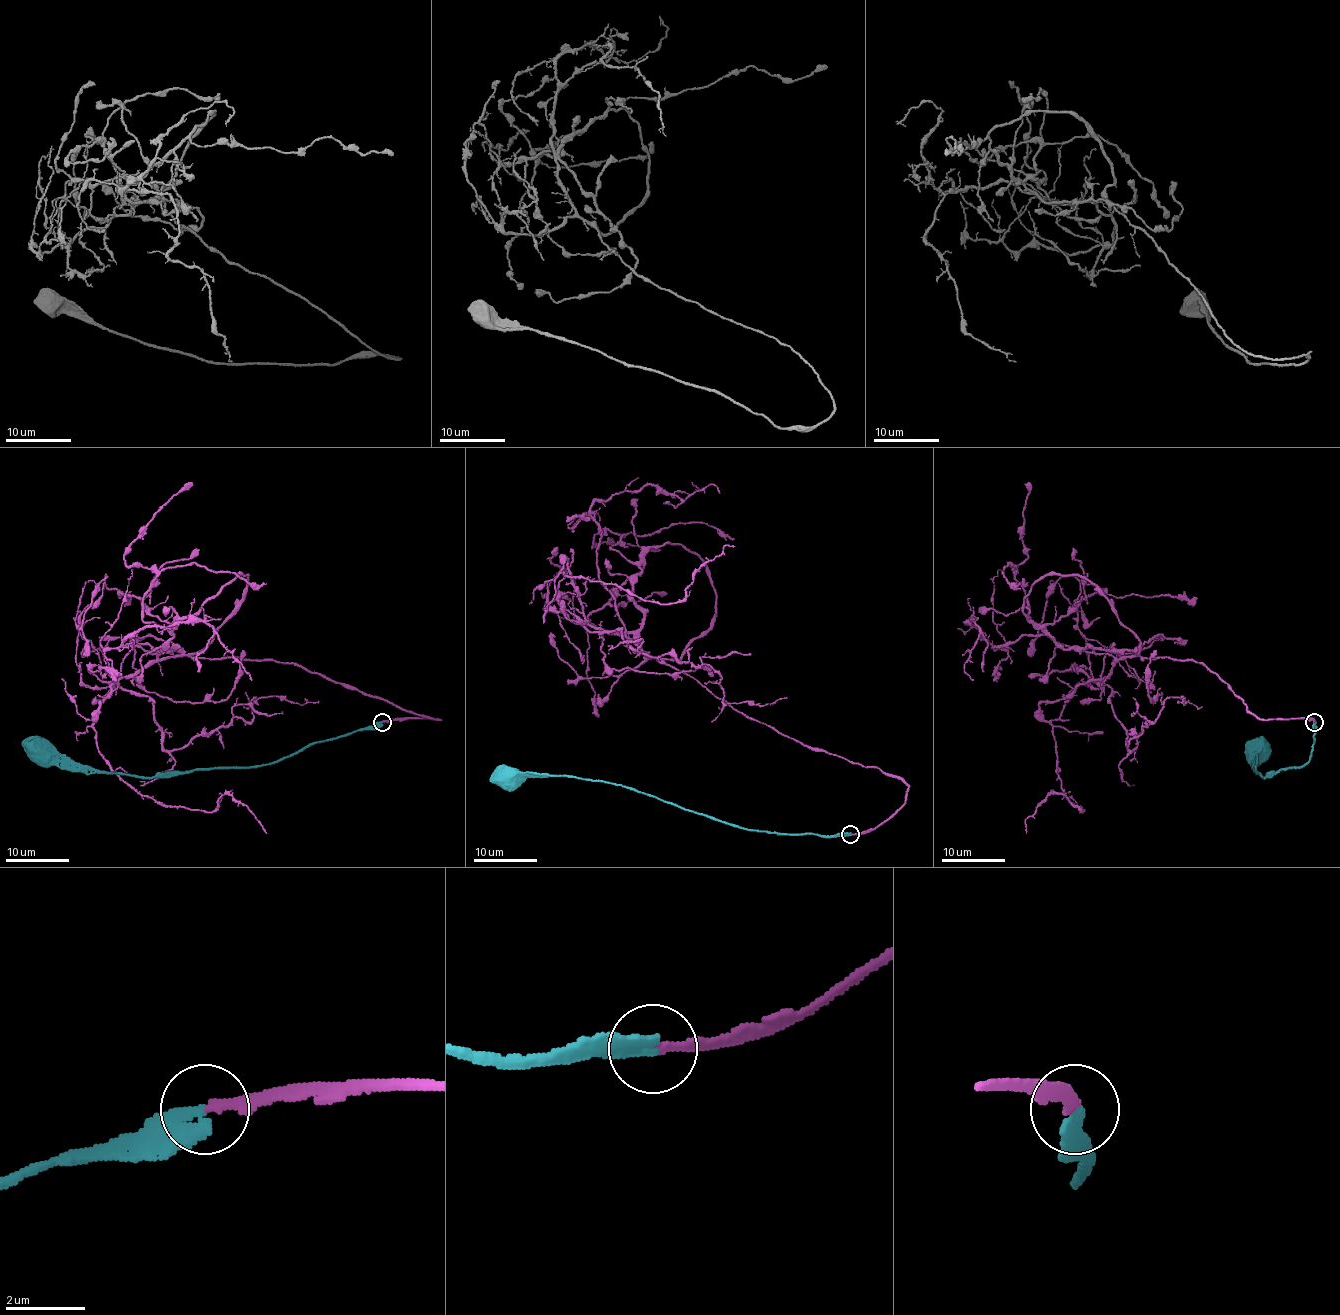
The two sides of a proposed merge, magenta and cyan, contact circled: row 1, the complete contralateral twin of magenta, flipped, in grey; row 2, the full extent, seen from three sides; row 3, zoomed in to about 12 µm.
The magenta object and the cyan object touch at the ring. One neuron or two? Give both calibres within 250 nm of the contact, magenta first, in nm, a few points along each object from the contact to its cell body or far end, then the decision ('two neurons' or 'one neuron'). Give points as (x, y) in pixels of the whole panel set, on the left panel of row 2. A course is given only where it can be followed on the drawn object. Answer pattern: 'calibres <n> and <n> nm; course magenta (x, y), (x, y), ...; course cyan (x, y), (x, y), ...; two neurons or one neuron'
calibres 190 and 320 nm; course magenta (382, 721), (439, 720), (273, 660), (171, 655), (117, 679), (98, 753), (171, 806), (229, 794), (267, 833); course cyan (382, 721), (308, 743), (251, 767), (194, 769), (152, 776), (73, 765), (57, 756), (42, 756), (40, 748); two neurons

